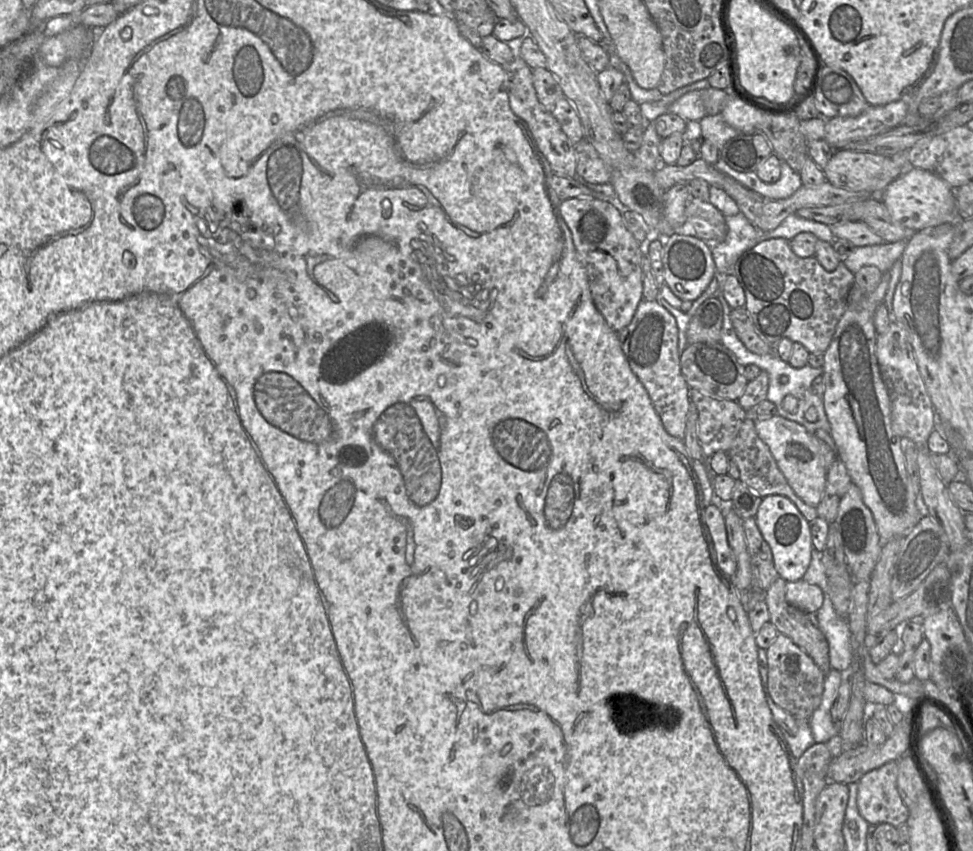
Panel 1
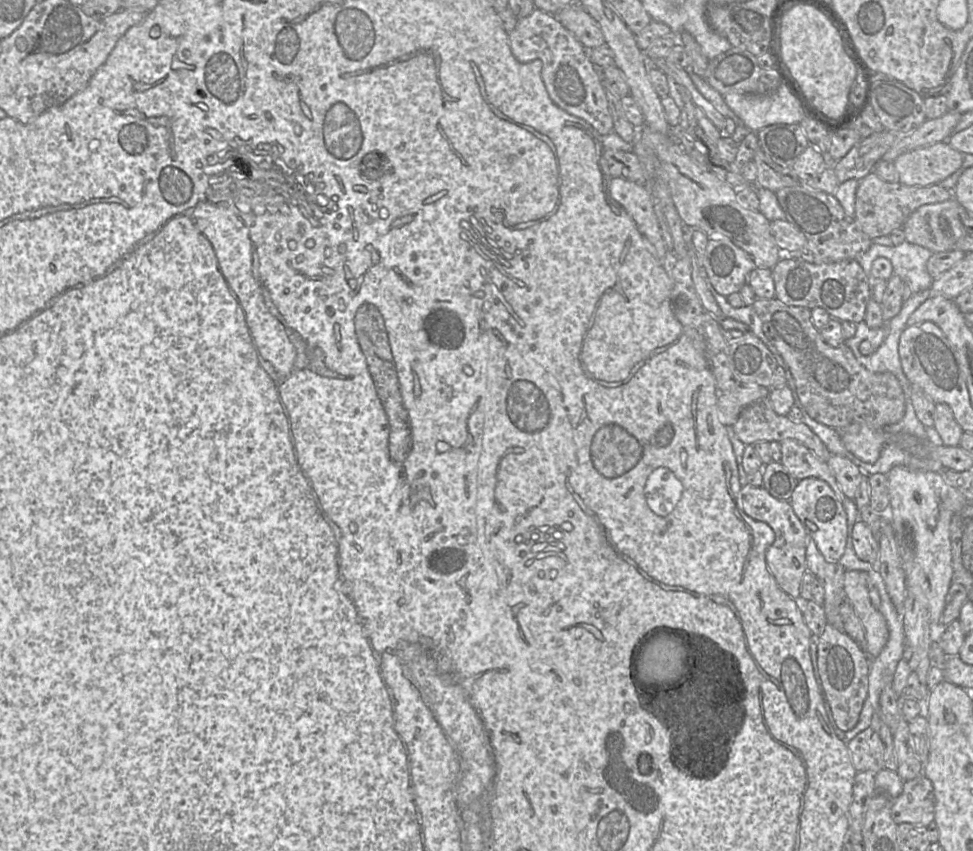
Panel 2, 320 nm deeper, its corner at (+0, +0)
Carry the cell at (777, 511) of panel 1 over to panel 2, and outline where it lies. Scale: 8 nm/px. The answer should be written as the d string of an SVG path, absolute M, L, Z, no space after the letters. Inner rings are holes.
M805 478L798 482L789 503L821 555L829 562L838 562L847 544L848 526L842 501L833 489L823 480Z

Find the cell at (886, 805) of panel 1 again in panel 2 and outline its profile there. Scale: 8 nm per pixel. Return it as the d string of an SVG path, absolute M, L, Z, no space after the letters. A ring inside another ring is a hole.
M924 774L904 781L902 792L891 808L897 823L910 822L928 826L934 821L935 797L932 782Z

